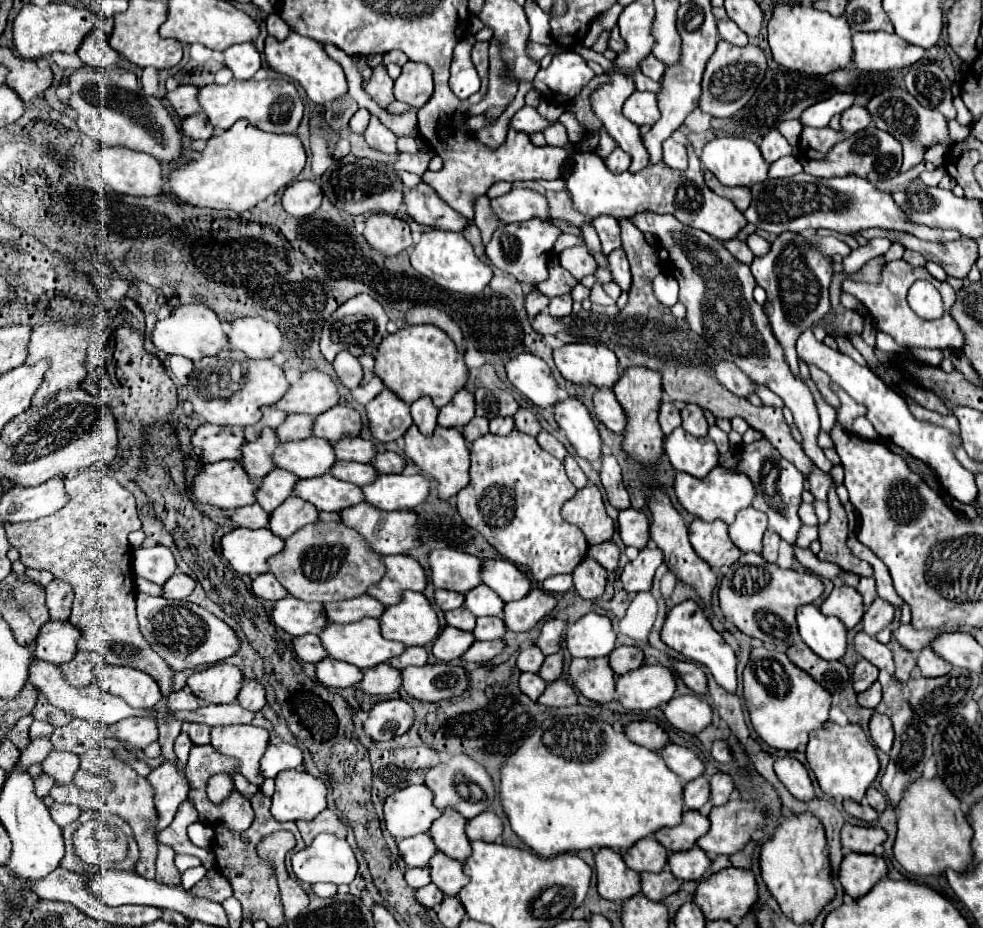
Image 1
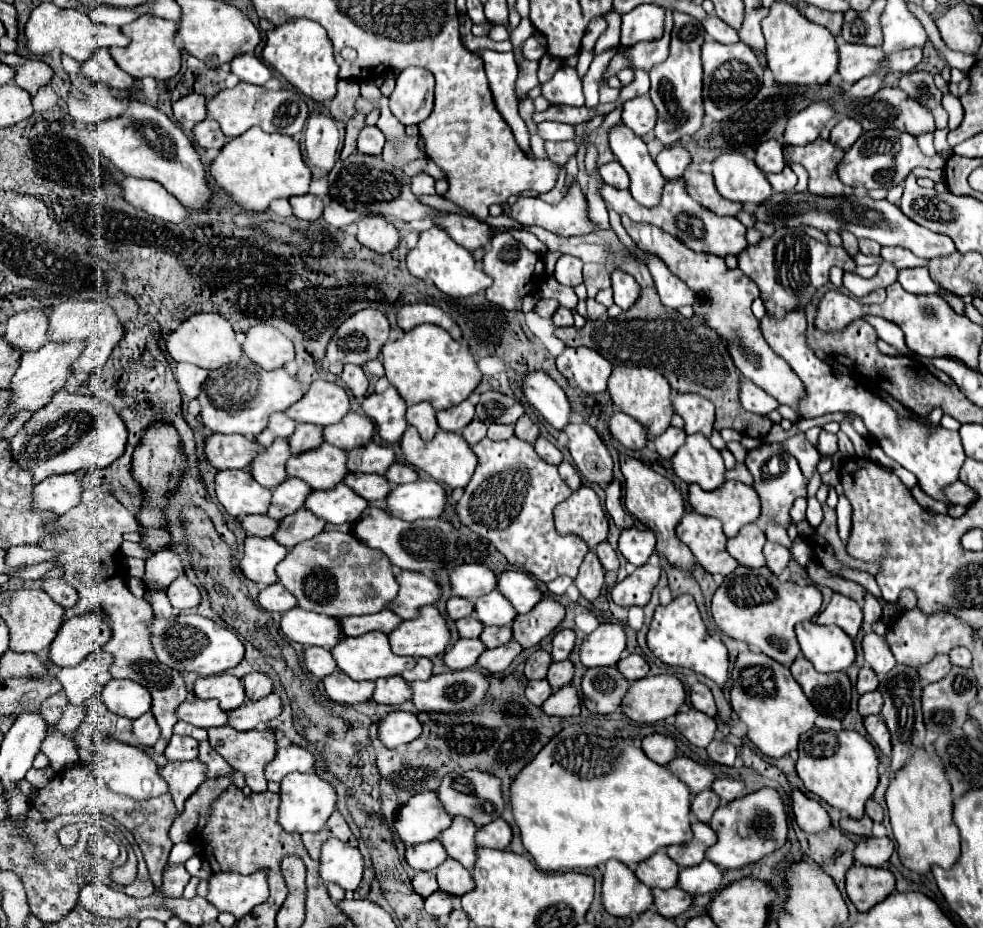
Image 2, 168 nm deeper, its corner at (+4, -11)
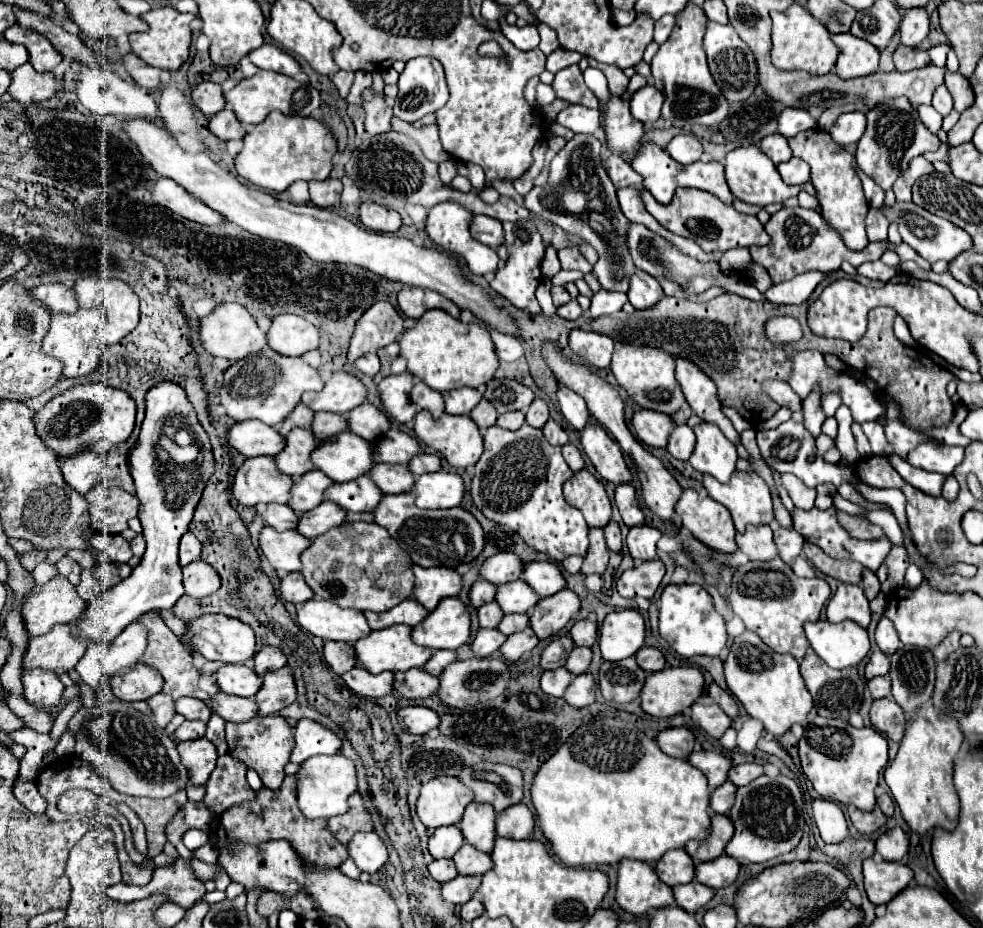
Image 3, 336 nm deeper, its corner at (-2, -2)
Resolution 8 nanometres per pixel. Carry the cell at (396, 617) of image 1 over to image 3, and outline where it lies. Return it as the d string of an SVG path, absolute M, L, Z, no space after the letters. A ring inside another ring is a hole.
M444 598L430 616L414 626L412 638L434 650L456 650L470 640L470 612L458 598Z

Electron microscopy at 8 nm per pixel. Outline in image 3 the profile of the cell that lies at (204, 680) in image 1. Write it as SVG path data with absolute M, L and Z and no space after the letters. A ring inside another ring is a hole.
M224 664L216 672L216 682L222 692L236 696L254 696L262 688L262 678L248 664Z

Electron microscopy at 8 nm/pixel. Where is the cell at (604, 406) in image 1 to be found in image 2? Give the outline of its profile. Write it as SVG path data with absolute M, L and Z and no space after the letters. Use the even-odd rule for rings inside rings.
M622 411L612 413L612 417L608 419L608 427L610 427L610 435L626 449L642 449L648 443L646 429Z

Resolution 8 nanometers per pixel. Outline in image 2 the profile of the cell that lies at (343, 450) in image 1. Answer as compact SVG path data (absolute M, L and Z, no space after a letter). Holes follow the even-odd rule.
M368 443L364 447L352 449L348 453L346 467L352 473L378 473L384 475L384 471L394 463L394 451L388 445L376 445Z

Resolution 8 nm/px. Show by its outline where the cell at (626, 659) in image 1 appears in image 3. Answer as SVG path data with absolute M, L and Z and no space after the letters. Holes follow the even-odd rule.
M648 646L640 648L636 654L636 660L638 660L640 668L644 668L646 672L658 672L666 666L666 660L658 648L648 648Z

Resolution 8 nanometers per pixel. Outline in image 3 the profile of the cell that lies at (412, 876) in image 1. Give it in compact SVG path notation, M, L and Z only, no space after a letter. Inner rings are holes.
M434 860L432 864L428 864L428 872L440 884L444 884L444 882L448 882L448 880L452 880L452 878L458 876L454 860Z

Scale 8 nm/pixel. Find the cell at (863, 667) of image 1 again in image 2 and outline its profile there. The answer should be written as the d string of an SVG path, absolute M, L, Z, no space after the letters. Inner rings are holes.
M864 665L860 669L860 675L858 675L856 691L858 691L858 695L864 695L864 693L876 691L876 689L878 689L878 677L876 677L876 673L868 665Z

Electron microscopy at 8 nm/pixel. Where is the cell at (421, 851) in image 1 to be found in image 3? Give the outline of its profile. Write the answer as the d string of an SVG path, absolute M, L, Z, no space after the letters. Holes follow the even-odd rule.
M444 826L444 828L436 828L430 834L428 850L430 850L432 858L452 858L460 850L462 844L464 844L464 836L462 836L460 828Z

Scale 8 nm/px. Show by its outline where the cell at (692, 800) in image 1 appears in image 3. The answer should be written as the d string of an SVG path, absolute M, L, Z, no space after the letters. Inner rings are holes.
M730 780L724 782L722 786L718 786L718 788L712 792L710 808L712 808L716 814L728 814L730 808L732 808L732 802L734 802L736 790L738 790L738 788L736 788Z

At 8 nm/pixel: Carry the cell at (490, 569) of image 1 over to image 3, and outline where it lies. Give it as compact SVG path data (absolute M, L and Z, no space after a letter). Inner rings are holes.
M530 562L524 568L524 582L528 582L542 598L552 596L566 588L562 568L556 562Z

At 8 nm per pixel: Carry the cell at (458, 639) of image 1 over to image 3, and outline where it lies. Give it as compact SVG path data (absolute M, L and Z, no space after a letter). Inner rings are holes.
M482 628L478 630L474 642L472 642L472 652L480 658L486 658L490 656L492 652L500 650L500 646L504 644L506 636L500 632L500 630L488 630L488 628Z

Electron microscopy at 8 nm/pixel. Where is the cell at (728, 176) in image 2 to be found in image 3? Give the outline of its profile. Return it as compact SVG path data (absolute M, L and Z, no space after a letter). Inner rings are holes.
M748 146L748 148L736 148L732 150L726 160L724 160L724 166L726 166L726 182L732 190L732 194L746 202L746 204L756 204L756 206L768 206L768 204L774 204L774 202L784 202L788 200L790 196L796 196L801 190L807 191L810 195L816 196L816 191L812 183L805 183L802 185L788 186L784 184L784 180L780 178L776 166L772 164L772 160L760 152L758 146Z

